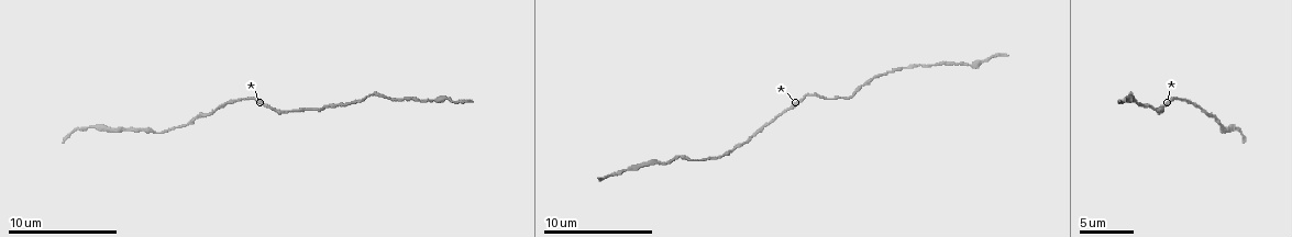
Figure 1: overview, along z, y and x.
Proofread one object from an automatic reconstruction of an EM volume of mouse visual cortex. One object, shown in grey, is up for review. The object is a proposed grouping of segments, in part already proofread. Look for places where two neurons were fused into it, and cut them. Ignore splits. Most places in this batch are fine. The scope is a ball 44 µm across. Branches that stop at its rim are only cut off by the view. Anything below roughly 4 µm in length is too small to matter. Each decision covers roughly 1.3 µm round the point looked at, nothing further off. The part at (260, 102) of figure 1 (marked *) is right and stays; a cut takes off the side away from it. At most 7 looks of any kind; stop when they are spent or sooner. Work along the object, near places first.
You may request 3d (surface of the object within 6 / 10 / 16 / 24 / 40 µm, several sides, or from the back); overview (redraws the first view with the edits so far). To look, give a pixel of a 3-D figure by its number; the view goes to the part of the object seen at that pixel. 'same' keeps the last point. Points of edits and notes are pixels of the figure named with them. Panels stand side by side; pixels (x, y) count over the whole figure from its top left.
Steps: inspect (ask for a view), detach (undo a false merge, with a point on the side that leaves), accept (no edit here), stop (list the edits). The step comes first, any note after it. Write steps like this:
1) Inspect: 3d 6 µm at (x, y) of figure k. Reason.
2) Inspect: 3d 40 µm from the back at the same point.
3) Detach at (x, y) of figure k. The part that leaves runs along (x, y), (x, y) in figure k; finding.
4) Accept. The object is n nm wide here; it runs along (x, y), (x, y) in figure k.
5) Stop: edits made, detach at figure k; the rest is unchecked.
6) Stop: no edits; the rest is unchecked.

Inspect: 3d 6 µm at (316, 109) of figure 1. Thick turns thin.

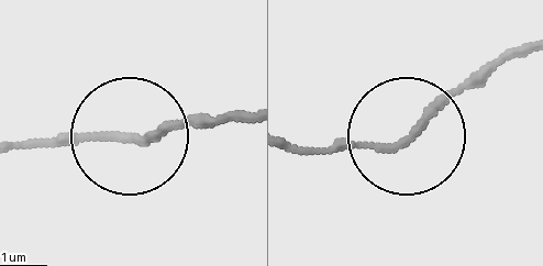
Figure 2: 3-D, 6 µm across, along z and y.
Accept. The object is 150 nm wide here; it runs along (14, 142), (109, 142), (223, 119) in figure 2; continuous, no second neuron.

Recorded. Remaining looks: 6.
Inspect: 3d 16 µm at (1224, 128) of figure 1.

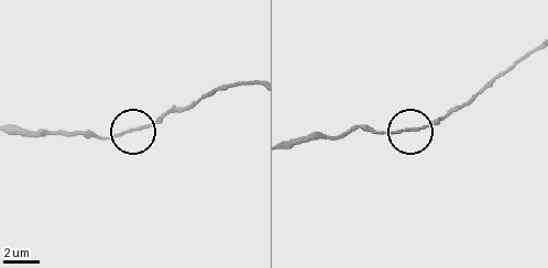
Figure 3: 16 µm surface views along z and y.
Accept. It runs along (528, 52), (462, 104), (427, 125), (404, 131), (366, 131) in figure 3; all the same neuron.

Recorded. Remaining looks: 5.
Inspect: 3d 6 µm at (654, 163) of figure 1. Thick turns thin.

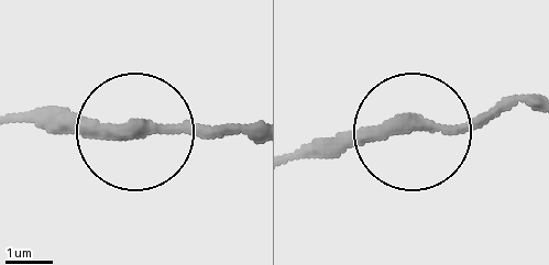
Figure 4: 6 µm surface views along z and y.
Inspect: 3d 6 µm from the back at (413, 123) of figure 4.

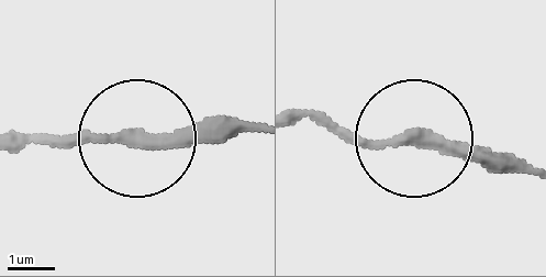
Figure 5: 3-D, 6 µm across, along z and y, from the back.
Accept. It runs along (302, 119), (374, 139), (456, 139), (527, 163) in figure 5; continuous, no second neuron.

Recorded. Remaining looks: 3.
Stop: no edits; the rest is unchecked.

